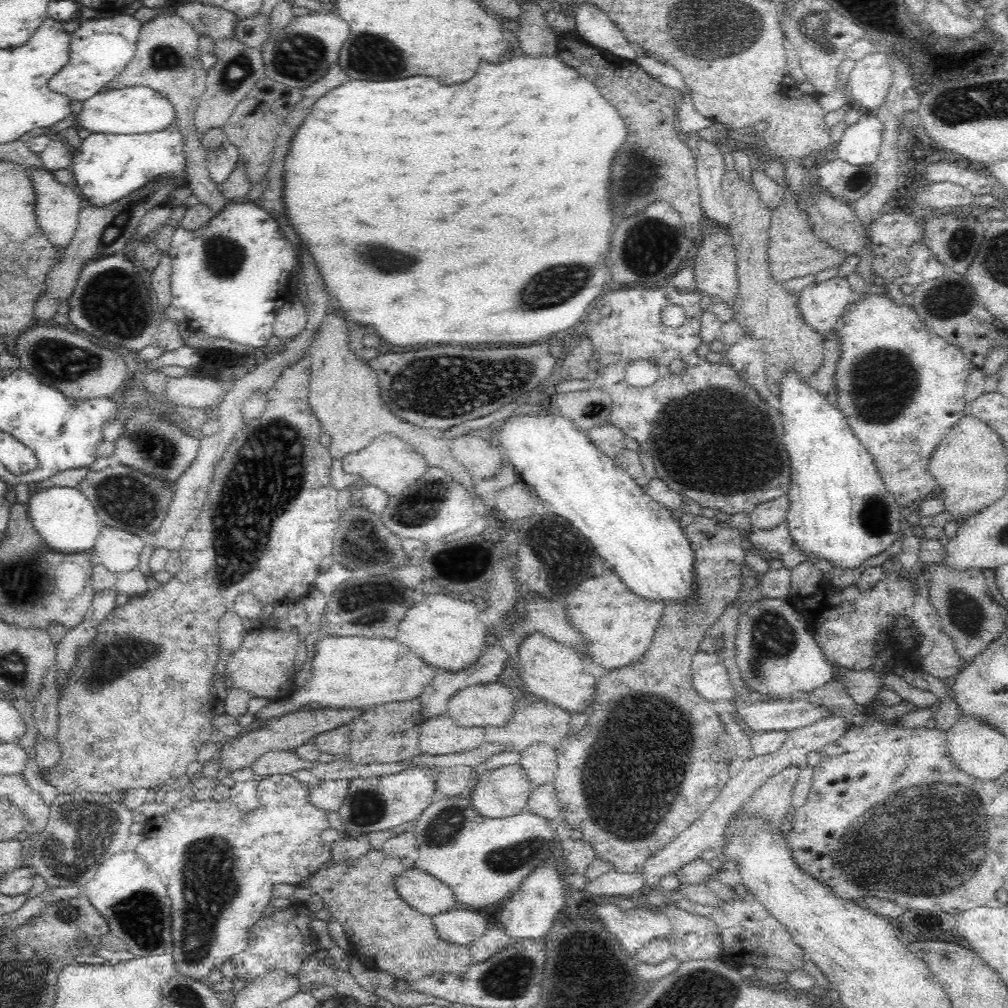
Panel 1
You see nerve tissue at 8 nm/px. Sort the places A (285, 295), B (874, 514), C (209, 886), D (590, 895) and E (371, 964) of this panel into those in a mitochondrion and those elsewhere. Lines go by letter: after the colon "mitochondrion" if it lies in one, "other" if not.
A: other
B: mitochondrion
C: mitochondrion
D: other
E: other

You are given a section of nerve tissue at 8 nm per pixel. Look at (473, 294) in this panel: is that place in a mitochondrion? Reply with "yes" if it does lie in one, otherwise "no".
no

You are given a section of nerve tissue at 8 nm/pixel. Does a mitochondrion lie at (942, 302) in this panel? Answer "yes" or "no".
yes

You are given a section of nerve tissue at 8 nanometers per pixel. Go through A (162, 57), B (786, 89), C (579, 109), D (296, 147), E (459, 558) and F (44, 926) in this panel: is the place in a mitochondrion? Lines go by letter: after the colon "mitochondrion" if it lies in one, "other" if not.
A: mitochondrion
B: other
C: other
D: other
E: other
F: other

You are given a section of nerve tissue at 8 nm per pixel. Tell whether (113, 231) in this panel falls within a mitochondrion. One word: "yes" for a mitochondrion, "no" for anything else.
yes

